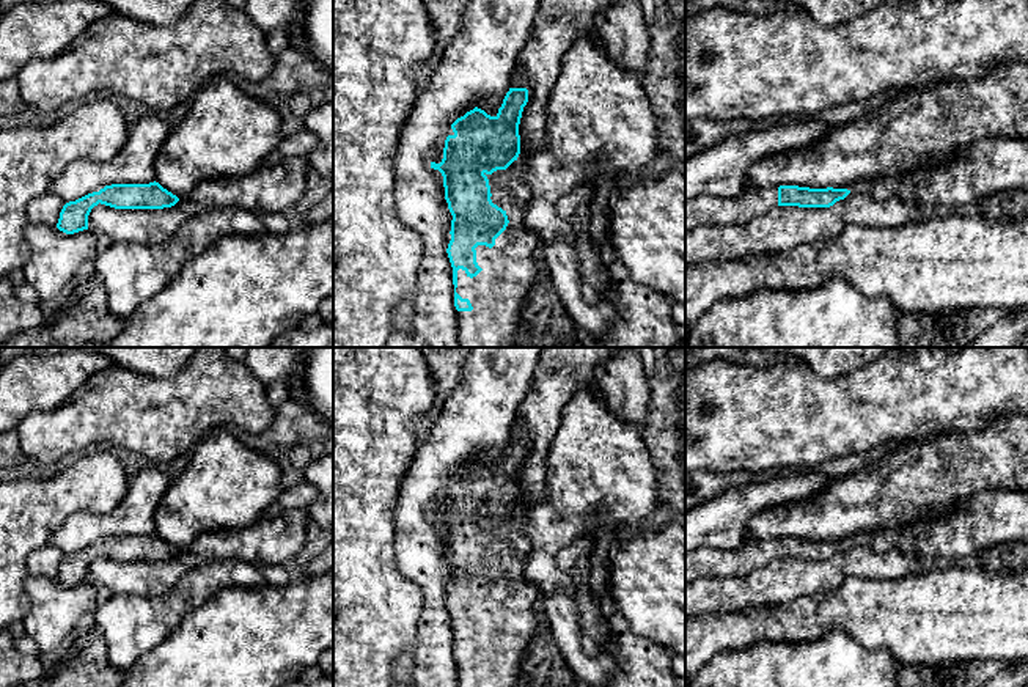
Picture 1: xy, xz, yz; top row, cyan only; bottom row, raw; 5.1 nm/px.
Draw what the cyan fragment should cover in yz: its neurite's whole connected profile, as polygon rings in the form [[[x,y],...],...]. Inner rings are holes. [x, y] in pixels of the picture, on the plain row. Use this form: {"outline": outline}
{"outline": [[[780,538],[754,541],[737,550],[703,547],[685,557],[685,585],[701,577],[742,577],[765,568],[777,558],[830,560],[849,546],[847,541]]]}

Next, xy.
{"outline": [[[156,533],[149,536],[112,536],[66,555],[60,564],[57,580],[66,586],[88,582],[88,568],[99,555],[115,561],[163,561],[174,558],[178,553],[176,547]]]}

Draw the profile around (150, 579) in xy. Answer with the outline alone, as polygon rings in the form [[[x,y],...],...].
[[[285,509],[277,517],[261,516],[242,530],[204,531],[190,547],[163,561],[115,561],[99,555],[88,568],[88,582],[102,596],[157,597],[189,571],[214,560],[240,560],[255,566],[285,564],[303,549],[308,520],[307,511]]]

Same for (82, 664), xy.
[[[99,627],[80,634],[69,646],[39,656],[42,674],[35,681],[19,684],[16,687],[119,687],[124,681],[124,673],[115,668],[107,657],[107,643]]]

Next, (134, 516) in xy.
[[[149,464],[129,479],[123,501],[112,512],[72,514],[49,544],[69,555],[112,536],[154,535],[154,512],[170,483],[162,465]]]

